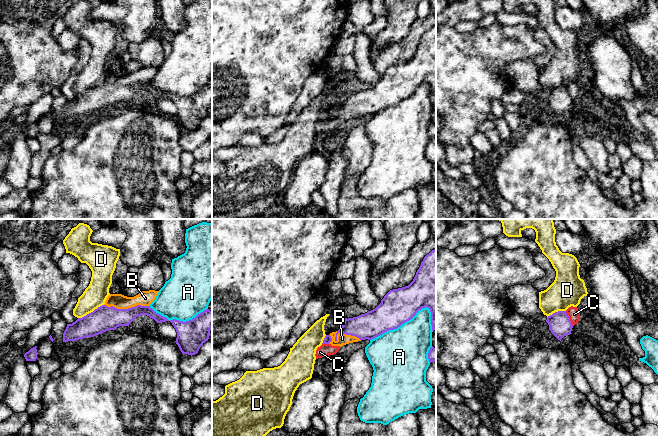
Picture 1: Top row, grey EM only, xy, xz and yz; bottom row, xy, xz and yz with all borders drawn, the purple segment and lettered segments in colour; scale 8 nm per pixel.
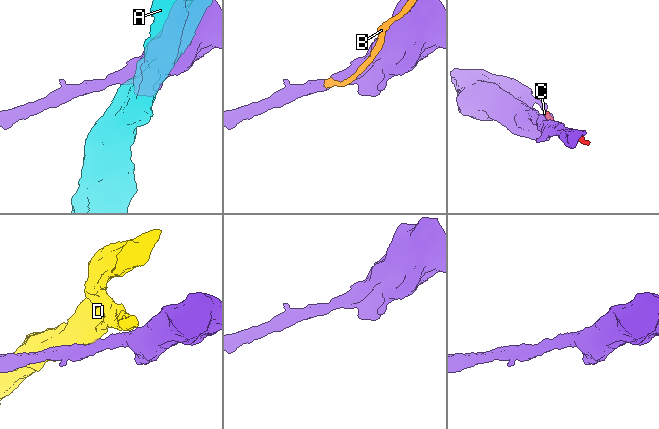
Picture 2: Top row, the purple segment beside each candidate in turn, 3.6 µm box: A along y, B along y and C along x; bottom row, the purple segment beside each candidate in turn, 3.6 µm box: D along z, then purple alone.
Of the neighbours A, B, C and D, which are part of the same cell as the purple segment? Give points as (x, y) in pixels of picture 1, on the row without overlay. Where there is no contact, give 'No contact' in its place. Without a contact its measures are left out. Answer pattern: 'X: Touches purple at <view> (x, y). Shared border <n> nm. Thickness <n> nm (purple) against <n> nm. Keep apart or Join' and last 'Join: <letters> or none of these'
A: Touches purple at xz (400, 101). Shared border 550 nm. Thickness 280 nm (purple) against 440 nm. Keep apart
B: Touches purple at xy (126, 85). Shared border 360 nm. Thickness 200 nm (purple) against 120 nm. Keep apart
C: Touches purple at yz (569, 94). Shared border 140 nm. Thickness 180 nm (purple) against 100 nm. Keep apart
D: Touches purple at xy (91, 88). Shared border 240 nm. Thickness 200 nm (purple) against 190 nm. Keep apart
Join: none of these

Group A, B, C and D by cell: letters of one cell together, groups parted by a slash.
A / B C / D

